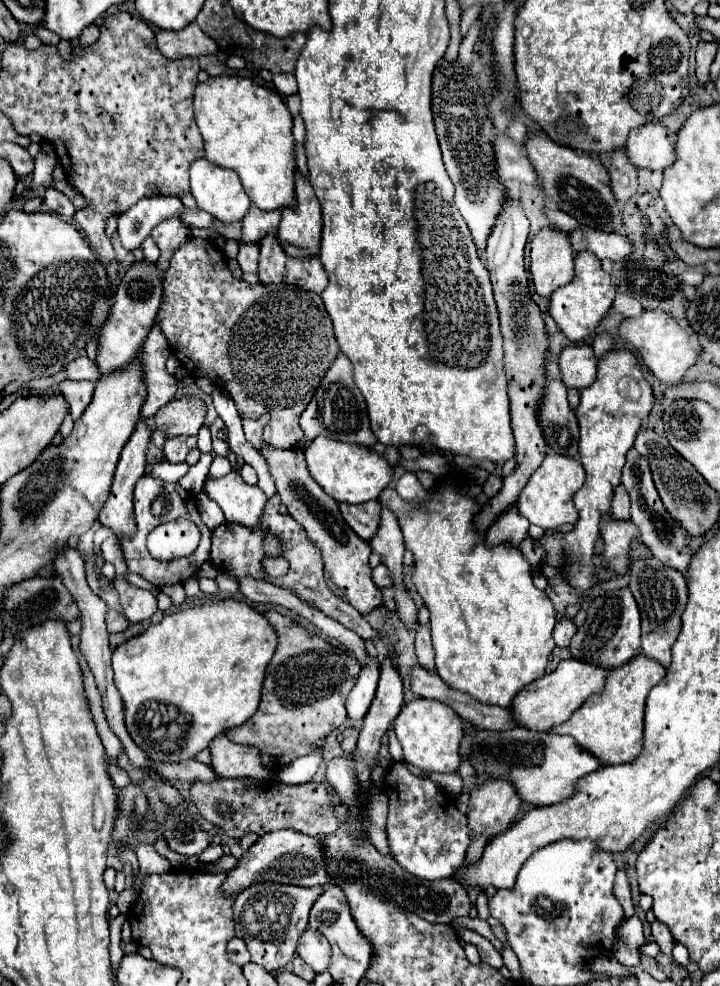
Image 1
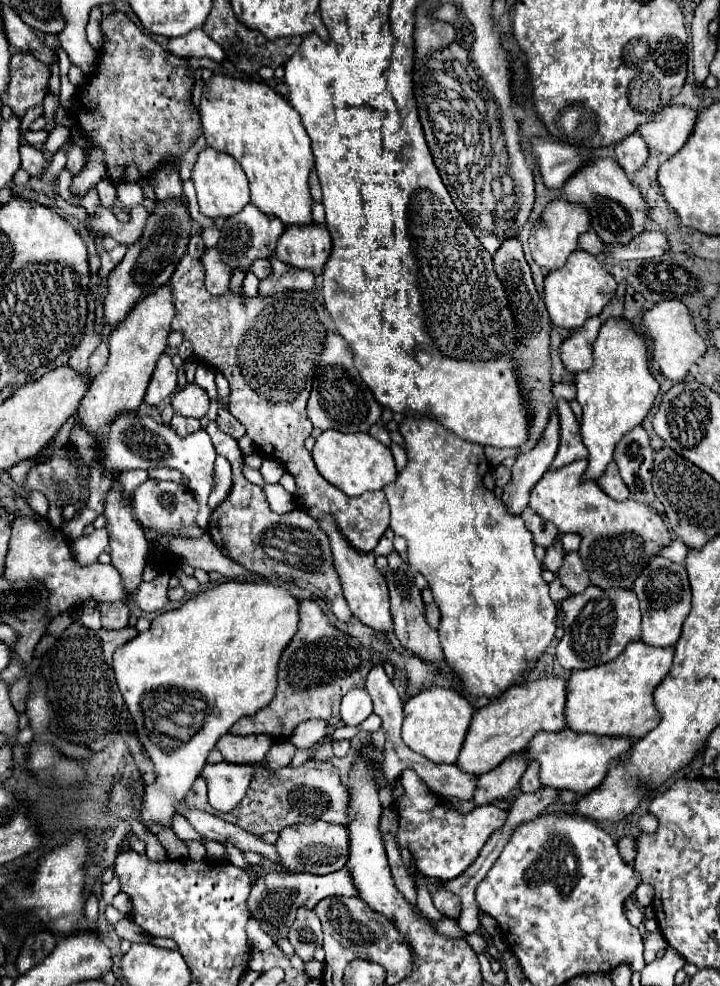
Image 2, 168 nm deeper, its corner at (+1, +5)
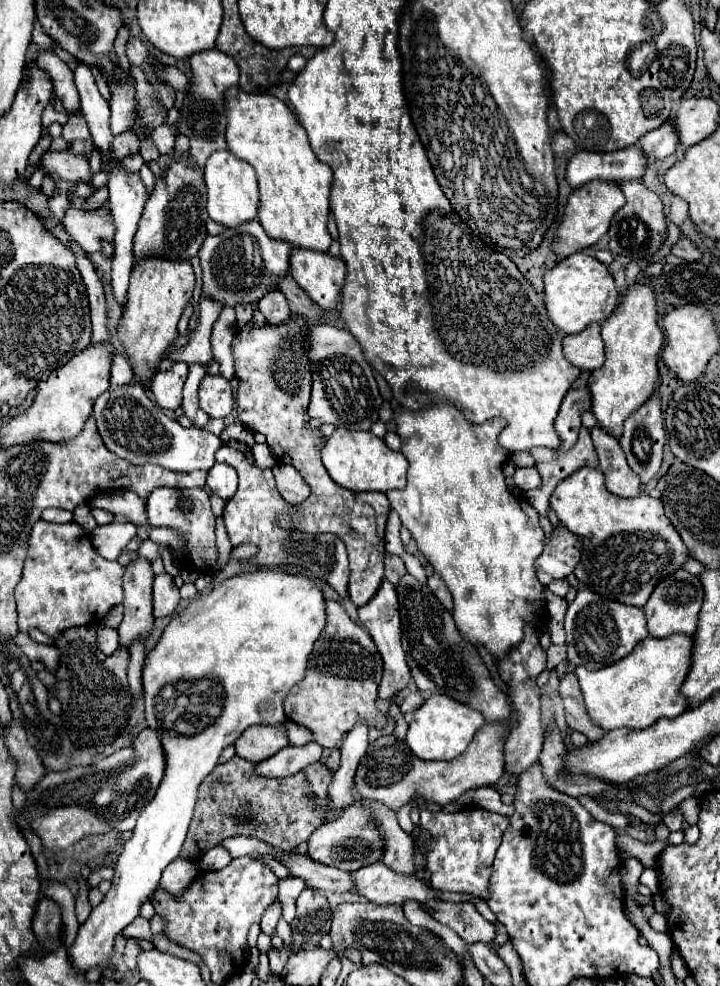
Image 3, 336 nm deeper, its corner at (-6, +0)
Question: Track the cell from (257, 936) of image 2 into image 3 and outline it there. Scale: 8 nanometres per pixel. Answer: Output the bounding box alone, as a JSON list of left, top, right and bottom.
[260,901,282,937]

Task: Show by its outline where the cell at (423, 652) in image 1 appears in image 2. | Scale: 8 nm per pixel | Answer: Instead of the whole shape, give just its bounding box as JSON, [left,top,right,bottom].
[423,588,439,626]

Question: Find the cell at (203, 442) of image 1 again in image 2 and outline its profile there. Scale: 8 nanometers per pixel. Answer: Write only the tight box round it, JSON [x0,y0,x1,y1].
[209,456,232,508]

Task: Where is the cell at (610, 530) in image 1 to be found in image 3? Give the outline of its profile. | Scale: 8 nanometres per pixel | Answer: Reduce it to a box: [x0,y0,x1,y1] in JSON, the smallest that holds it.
[550,467,688,607]

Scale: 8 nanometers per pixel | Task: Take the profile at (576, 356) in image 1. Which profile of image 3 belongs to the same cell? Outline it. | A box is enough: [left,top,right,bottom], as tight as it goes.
[564,323,604,371]

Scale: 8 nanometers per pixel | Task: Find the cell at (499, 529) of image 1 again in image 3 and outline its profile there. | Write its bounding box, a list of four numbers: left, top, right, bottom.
[554,389,590,453]

